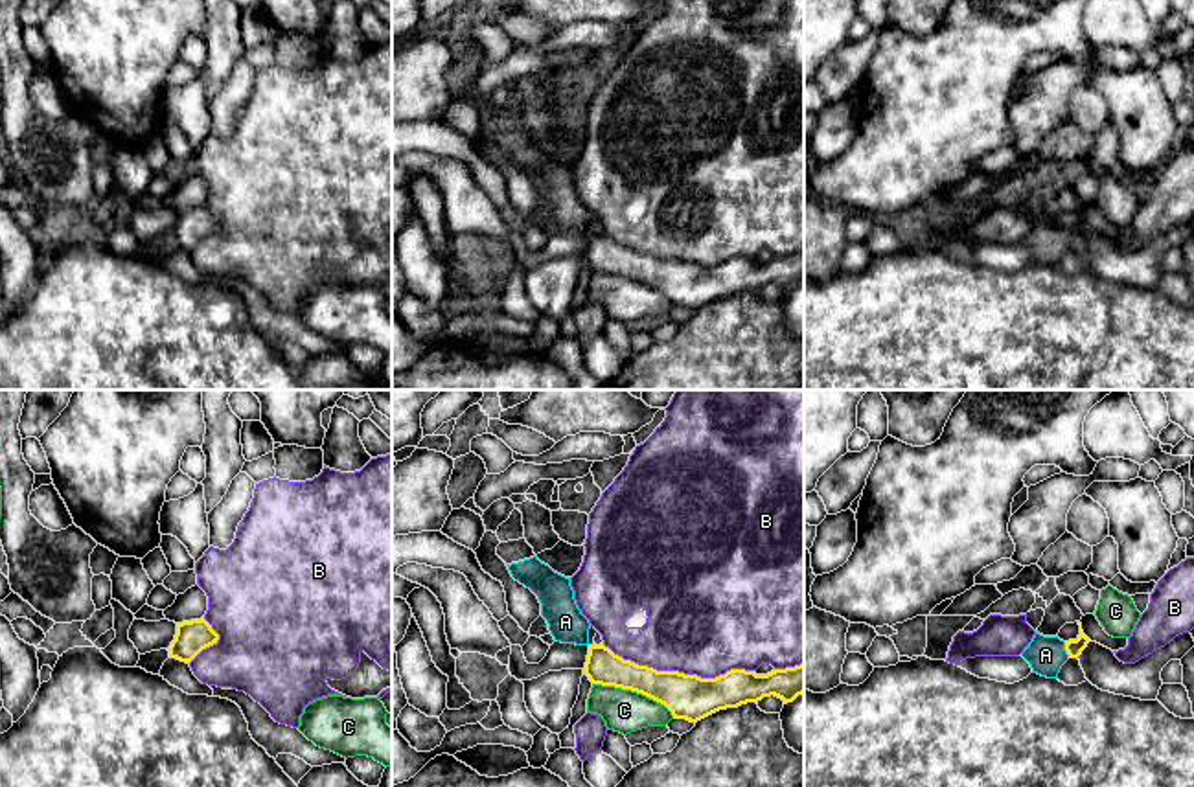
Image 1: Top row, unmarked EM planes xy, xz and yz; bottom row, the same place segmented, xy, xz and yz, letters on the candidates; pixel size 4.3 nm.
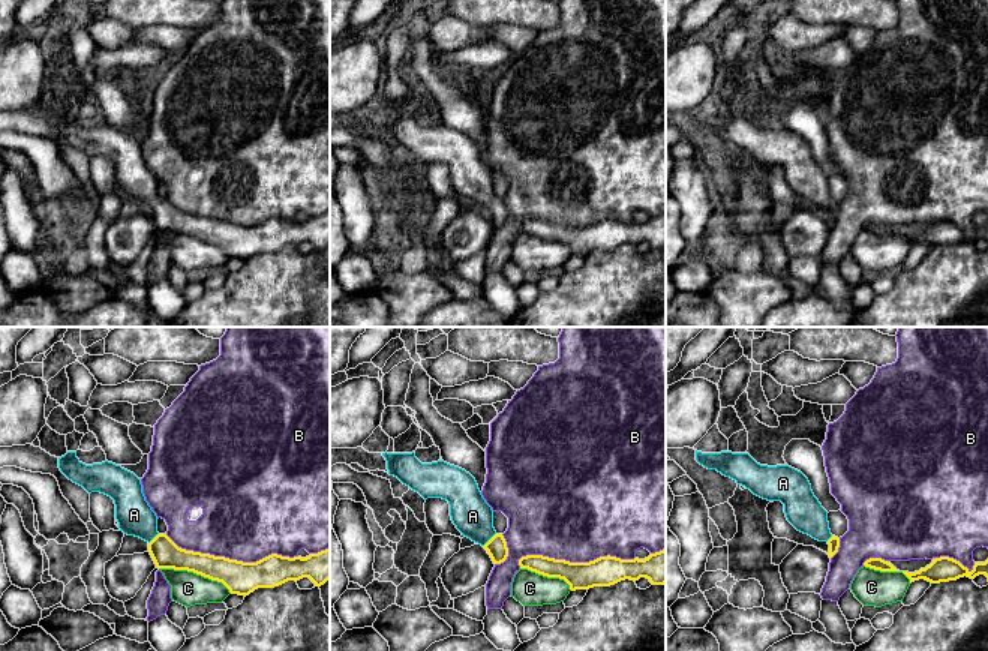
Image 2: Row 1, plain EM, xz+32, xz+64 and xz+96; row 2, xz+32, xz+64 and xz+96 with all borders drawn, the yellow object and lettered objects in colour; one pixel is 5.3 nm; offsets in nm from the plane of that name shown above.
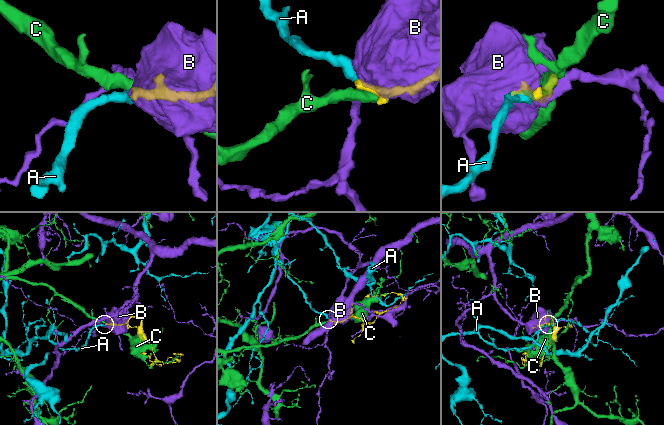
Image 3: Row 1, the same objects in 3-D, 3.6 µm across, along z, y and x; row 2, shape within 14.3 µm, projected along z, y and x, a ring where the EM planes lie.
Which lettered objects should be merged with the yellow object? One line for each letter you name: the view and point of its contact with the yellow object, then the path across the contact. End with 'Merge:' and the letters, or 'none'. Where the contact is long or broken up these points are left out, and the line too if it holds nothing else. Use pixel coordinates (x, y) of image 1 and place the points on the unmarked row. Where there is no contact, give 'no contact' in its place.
A: meets yellow in yz at (1066, 238); runs through yz (1073, 236), (1066, 238), (1045, 243)
Merge: A

